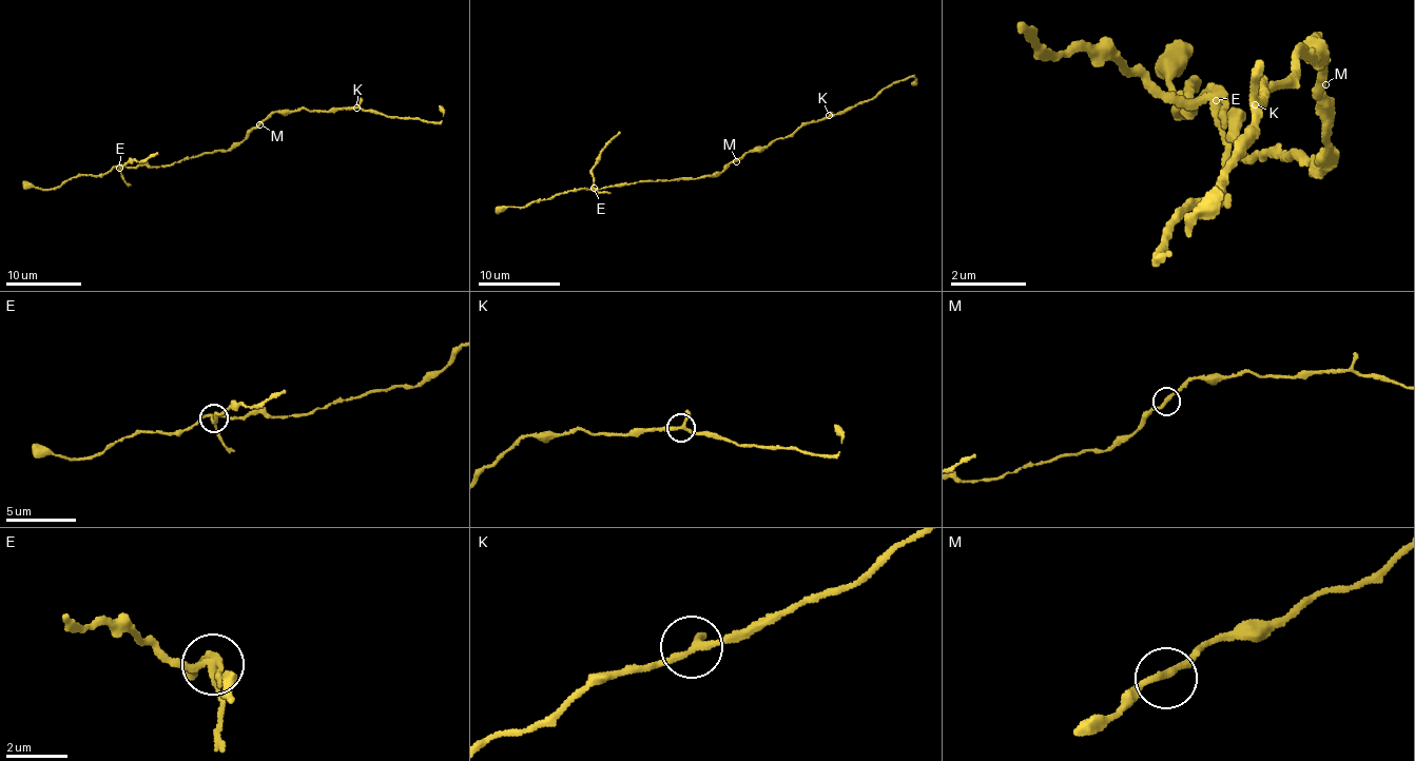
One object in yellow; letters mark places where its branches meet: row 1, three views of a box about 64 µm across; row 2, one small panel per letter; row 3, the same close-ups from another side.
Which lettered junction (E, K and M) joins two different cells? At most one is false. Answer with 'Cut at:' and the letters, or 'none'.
Cut at: E

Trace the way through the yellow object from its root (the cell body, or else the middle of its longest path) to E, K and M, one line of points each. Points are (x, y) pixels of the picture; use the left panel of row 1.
E: (243, 140), (227, 150), (183, 158), (172, 164), (120, 168)
K: (243, 140), (275, 112), (303, 109), (327, 112), (356, 108)
M: (243, 140), (259, 124)

